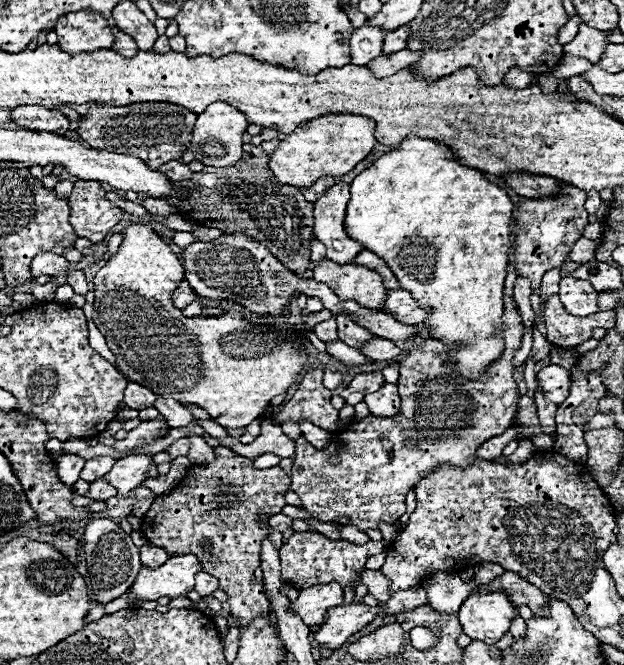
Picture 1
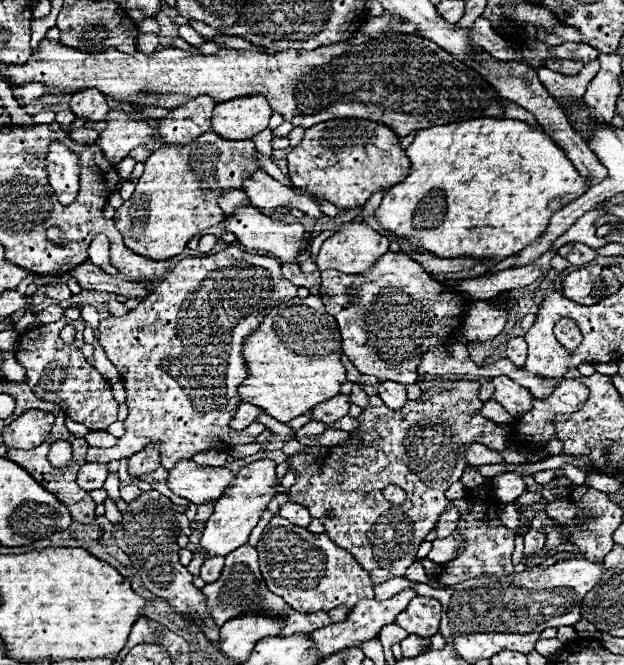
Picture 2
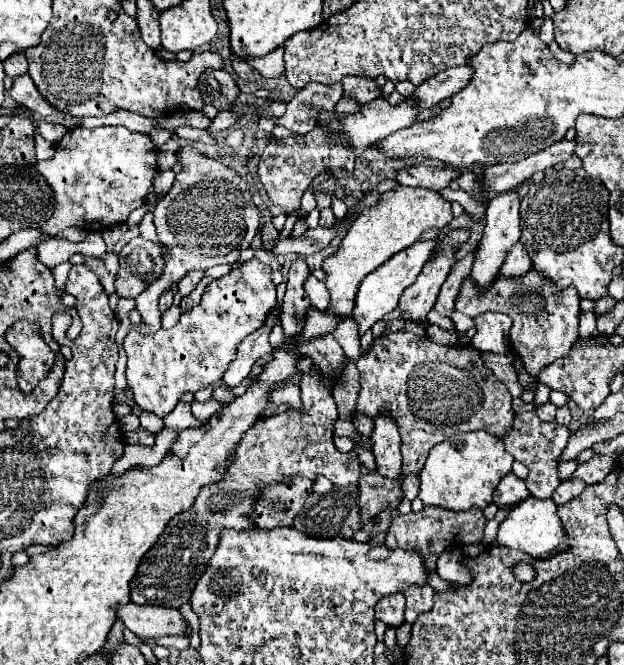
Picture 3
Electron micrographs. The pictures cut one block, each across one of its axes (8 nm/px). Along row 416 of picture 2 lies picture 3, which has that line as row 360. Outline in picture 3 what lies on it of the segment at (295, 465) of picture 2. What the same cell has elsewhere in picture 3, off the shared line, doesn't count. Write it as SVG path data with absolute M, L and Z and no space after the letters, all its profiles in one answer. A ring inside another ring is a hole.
M394 332L378 338L372 344L372 350L364 354L356 362L360 374L360 392L356 400L356 412L376 418L376 414L390 414L396 420L400 438L402 438L402 476L420 472L428 452L434 444L448 440L454 434L486 430L498 438L502 438L514 420L514 410L510 406L512 396L506 386L494 376L490 368L486 368L480 350L472 346L440 346L432 342L428 336L420 338L414 332Z

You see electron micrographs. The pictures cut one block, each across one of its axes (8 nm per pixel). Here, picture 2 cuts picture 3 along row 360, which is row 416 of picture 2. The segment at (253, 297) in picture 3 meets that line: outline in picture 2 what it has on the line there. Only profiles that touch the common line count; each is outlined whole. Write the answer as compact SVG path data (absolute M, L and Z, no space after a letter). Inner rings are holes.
M228 246L228 250L222 250L218 254L210 254L206 258L184 258L180 260L174 270L152 290L150 296L146 296L134 310L130 310L128 314L124 316L110 316L106 320L100 322L100 344L108 356L108 360L118 368L122 380L124 380L124 386L126 386L126 408L128 408L128 418L124 420L124 426L126 426L126 432L124 436L118 438L118 444L112 446L112 448L88 448L86 452L86 462L100 462L100 464L108 464L108 462L114 462L114 460L122 460L122 458L130 458L132 454L144 450L144 446L148 444L156 444L158 442L158 452L160 452L160 464L170 470L178 460L190 460L194 454L198 452L204 452L204 450L218 450L218 452L228 452L232 446L236 444L252 444L256 440L256 436L260 432L266 430L266 426L248 426L246 430L242 432L236 432L232 430L228 424L232 420L232 414L236 412L236 406L240 404L240 398L238 398L238 386L244 382L244 378L248 376L246 372L246 364L244 364L244 358L242 358L242 344L246 340L246 336L250 336L256 326L262 322L264 314L268 314L268 310L272 310L276 304L280 302L288 302L292 298L296 298L296 292L298 292L298 286L294 286L290 280L286 280L280 272L280 262L276 262L274 258L270 256L258 256L258 254L248 254L248 252L242 252L238 250L236 246Z

